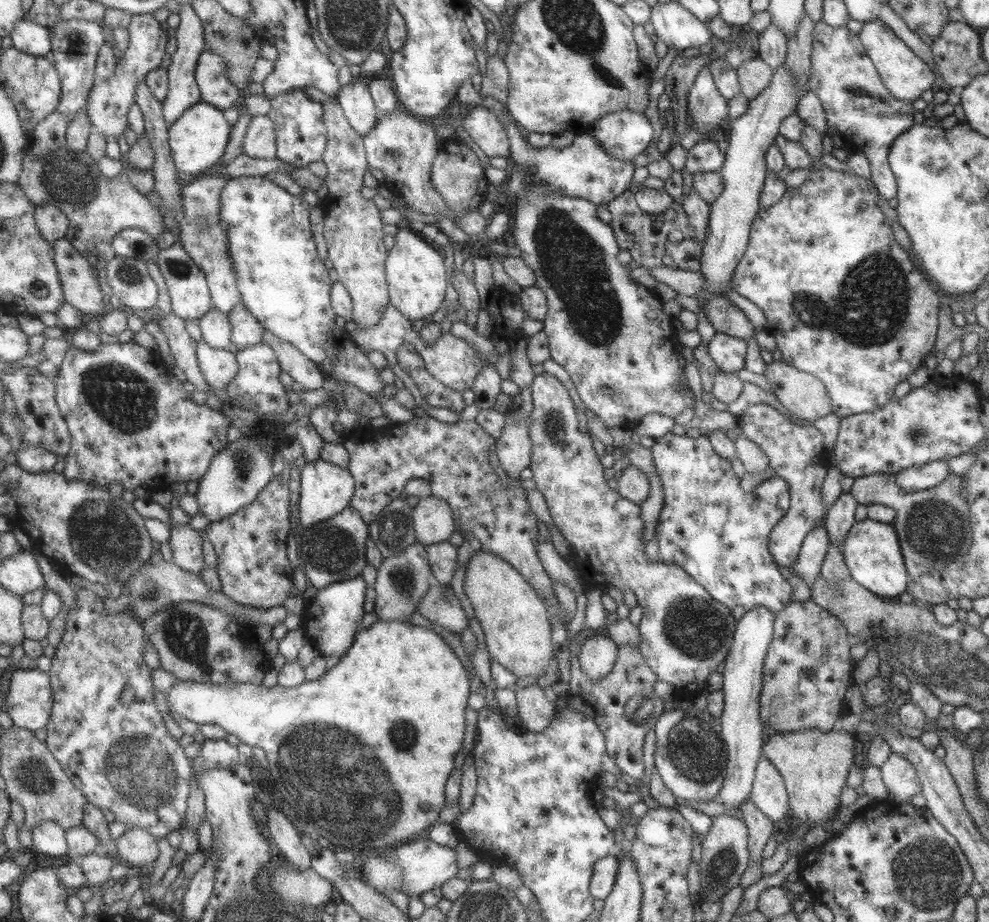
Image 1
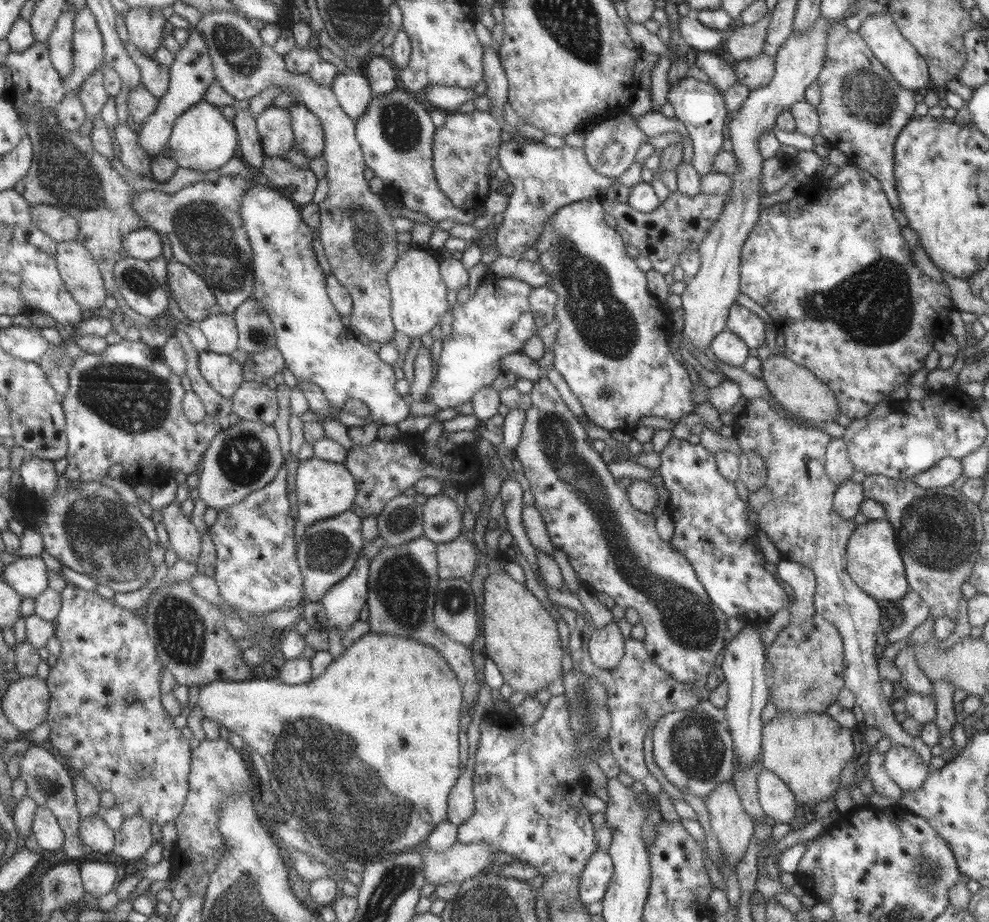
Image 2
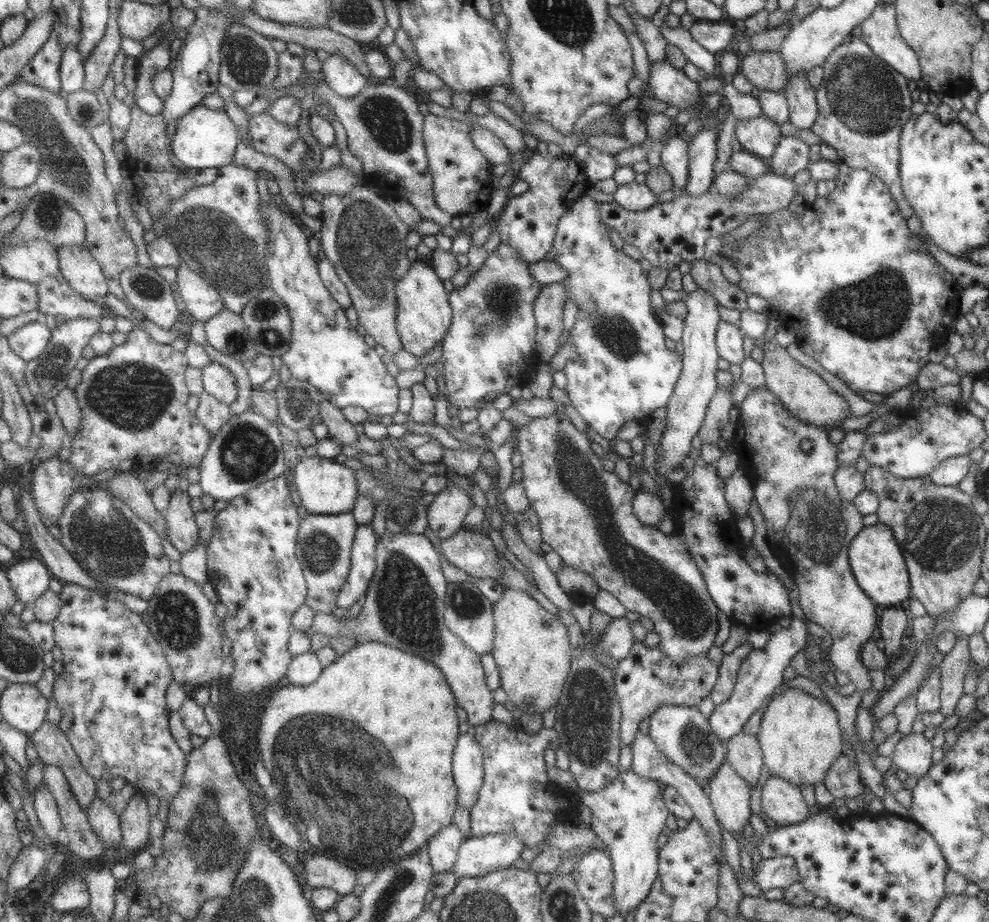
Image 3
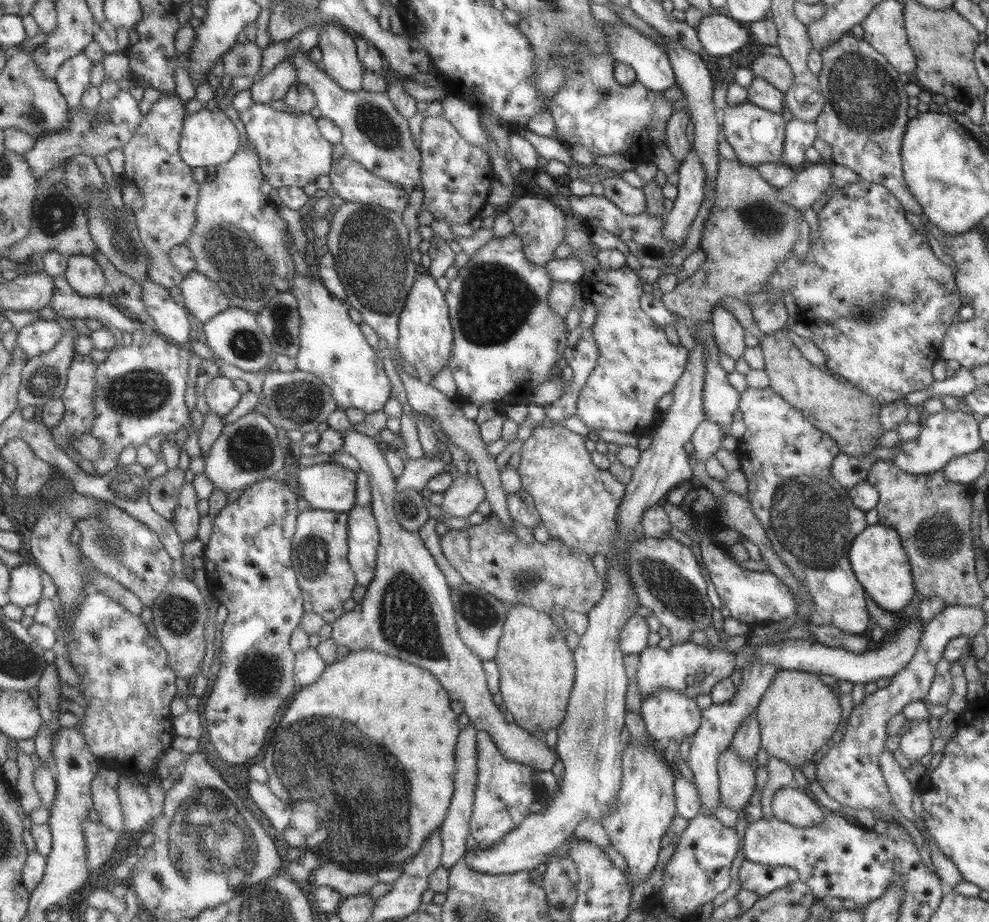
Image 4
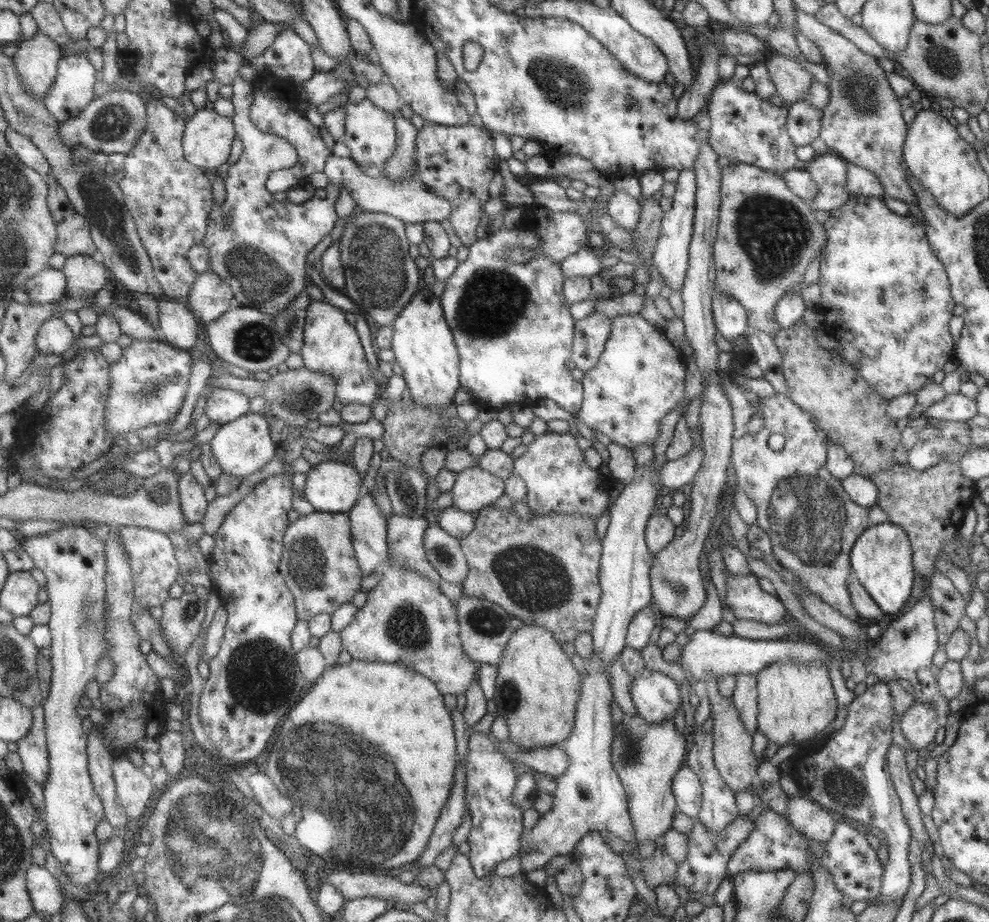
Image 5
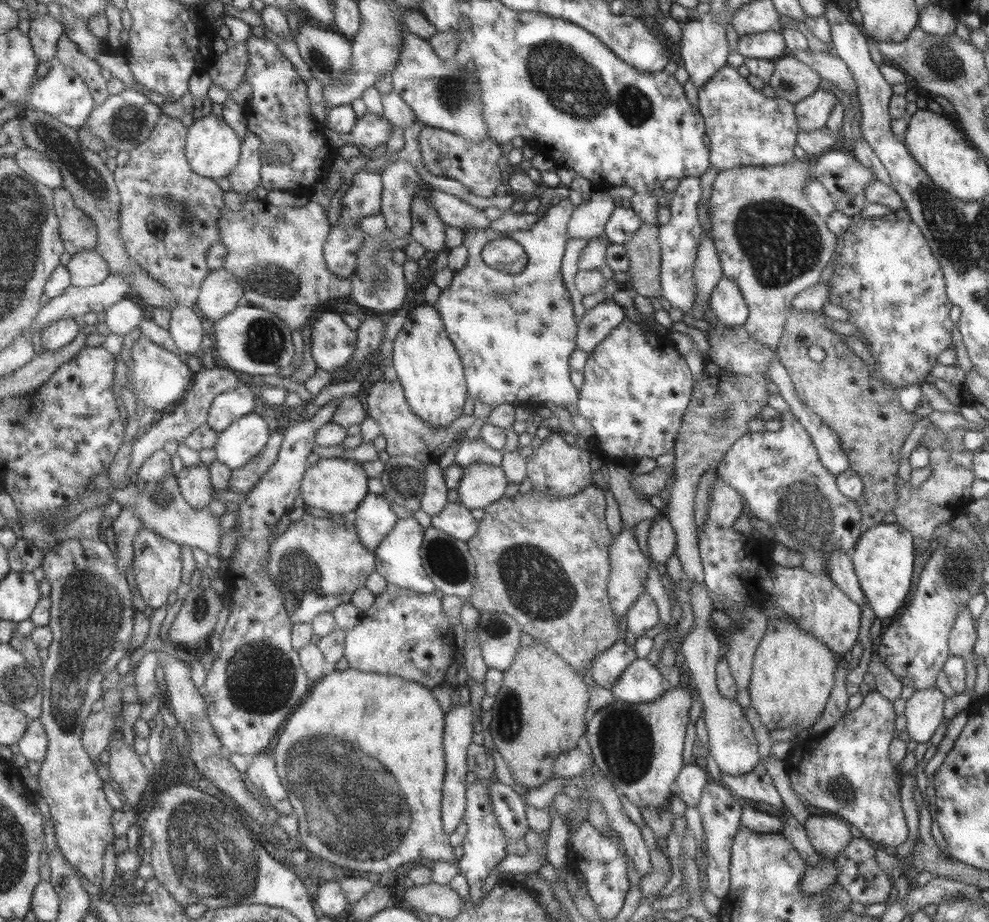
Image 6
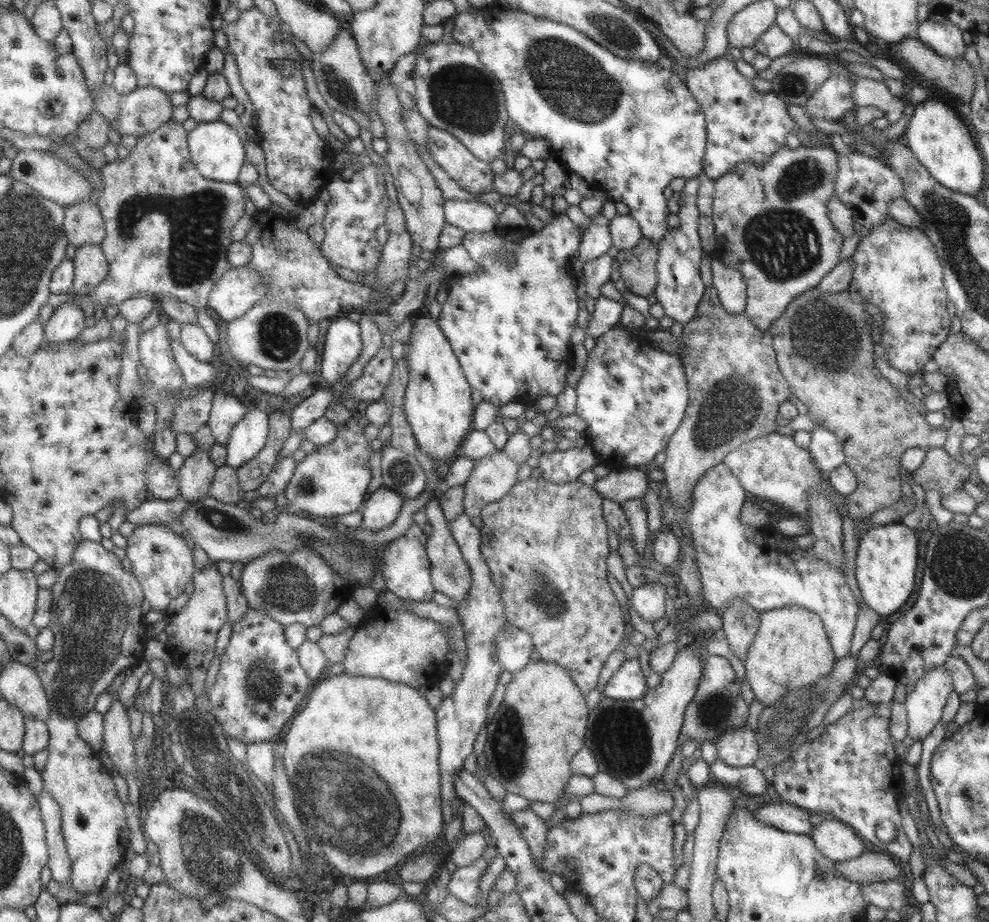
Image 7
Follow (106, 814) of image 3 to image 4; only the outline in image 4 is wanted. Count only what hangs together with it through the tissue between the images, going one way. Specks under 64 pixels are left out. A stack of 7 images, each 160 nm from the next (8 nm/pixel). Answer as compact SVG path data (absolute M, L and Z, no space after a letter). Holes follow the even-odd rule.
M98 774L92 782L92 792L95 803L93 808L101 818L101 822L114 831L125 830L126 822L118 790L111 788L107 780Z

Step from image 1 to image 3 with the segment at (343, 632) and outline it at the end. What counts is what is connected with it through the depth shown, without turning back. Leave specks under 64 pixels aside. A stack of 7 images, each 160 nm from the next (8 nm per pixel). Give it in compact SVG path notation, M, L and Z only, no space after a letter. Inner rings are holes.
M371 523L358 524L354 532L352 547L350 548L350 565L349 572L346 576L343 586L341 586L336 598L336 607L347 609L361 596L365 596L367 587L369 586L370 578L376 569L375 549L378 537L373 532Z

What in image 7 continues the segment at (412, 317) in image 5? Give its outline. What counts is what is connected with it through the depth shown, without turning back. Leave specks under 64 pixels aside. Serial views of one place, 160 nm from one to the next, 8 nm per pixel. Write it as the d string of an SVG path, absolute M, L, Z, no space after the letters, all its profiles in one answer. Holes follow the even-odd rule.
M421 316L413 322L409 335L407 357L408 381L403 397L403 410L417 448L427 456L436 458L439 463L450 462L460 448L465 435L472 429L474 405L471 404L471 388L464 377L457 357L453 354L449 342L439 329L437 322L427 316Z

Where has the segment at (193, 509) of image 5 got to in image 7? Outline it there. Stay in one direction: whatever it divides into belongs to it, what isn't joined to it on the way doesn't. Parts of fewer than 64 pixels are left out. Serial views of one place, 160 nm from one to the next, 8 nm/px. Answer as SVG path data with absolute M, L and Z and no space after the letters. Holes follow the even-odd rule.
M196 448L189 456L183 458L183 464L177 475L179 476L179 495L188 500L188 504L208 496L208 491L212 486L213 474L216 467L208 450Z

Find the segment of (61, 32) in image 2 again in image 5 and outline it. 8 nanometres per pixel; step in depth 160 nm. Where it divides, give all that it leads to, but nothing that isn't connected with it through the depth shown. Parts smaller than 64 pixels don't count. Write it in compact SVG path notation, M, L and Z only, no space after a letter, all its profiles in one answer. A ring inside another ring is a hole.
M84 51L79 56L64 55L58 65L57 78L49 88L48 95L43 101L51 111L51 114L62 123L65 123L72 118L77 118L97 97L97 83L97 68L89 62L89 58L87 58L87 54Z

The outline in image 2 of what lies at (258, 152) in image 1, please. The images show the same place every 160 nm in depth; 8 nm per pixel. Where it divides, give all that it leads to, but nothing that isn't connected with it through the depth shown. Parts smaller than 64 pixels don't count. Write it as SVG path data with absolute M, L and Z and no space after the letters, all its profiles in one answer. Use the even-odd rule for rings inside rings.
M269 105L256 117L257 134L265 155L280 157L294 142L288 107Z

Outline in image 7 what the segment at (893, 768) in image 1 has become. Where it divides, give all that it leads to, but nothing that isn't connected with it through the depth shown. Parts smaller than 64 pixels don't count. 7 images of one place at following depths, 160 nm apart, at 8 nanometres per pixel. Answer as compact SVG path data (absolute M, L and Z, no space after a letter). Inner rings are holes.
M943 666L927 670L903 702L907 717L907 736L922 741L941 718L953 682Z

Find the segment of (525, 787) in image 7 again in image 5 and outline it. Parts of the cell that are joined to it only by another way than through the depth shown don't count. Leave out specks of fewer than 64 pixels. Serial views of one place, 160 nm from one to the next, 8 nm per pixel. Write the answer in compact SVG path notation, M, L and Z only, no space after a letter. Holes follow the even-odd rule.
M523 624L520 629L515 629L506 642L496 667L492 699L497 715L503 716L507 725L508 740L521 745L523 751L535 747L559 746L563 743L573 731L575 705L579 701L579 680L580 675L573 668L570 658L561 651L560 645L548 630L532 624Z

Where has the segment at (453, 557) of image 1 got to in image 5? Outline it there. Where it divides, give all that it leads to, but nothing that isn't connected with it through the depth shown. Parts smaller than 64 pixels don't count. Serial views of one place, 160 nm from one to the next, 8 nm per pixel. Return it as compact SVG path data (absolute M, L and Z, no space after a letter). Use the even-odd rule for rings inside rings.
M487 506L478 510L477 517L474 518L474 527L465 538L458 539L461 550L465 555L469 570L462 584L462 596L472 596L482 598L487 602L492 602L500 606L507 614L521 620L522 624L532 624L542 626L548 630L553 638L562 645L564 642L572 642L578 632L591 632L593 617L596 613L597 604L600 601L601 589L598 581L599 561L601 554L601 541L595 533L596 520L589 515L578 515L577 513L553 513L552 515L535 514L531 510L531 516L526 520L516 515L512 509L500 509L498 507Z

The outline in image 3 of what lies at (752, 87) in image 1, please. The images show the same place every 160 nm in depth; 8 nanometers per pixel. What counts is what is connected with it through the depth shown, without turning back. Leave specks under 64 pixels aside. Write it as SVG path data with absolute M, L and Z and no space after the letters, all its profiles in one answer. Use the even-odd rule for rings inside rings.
M774 51L747 52L738 71L754 86L753 96L764 90L781 91L788 80L785 61Z

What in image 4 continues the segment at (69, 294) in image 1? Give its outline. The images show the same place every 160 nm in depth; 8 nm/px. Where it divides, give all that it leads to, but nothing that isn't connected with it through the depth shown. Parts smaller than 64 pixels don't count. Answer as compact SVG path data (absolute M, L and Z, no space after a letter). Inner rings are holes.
M86 255L69 257L65 276L77 292L89 297L104 296L109 283L100 264Z

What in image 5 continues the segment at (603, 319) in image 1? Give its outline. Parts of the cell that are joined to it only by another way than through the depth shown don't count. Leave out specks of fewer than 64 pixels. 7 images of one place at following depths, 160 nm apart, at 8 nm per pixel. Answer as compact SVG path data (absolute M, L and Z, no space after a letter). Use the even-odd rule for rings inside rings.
M637 312L633 315L618 315L609 319L610 334L604 344L597 362L592 369L586 370L582 384L582 403L578 418L588 428L597 429L609 438L609 442L624 446L629 450L640 444L654 446L659 436L661 418L675 408L683 398L686 362L684 356L667 340L662 329L645 321Z

